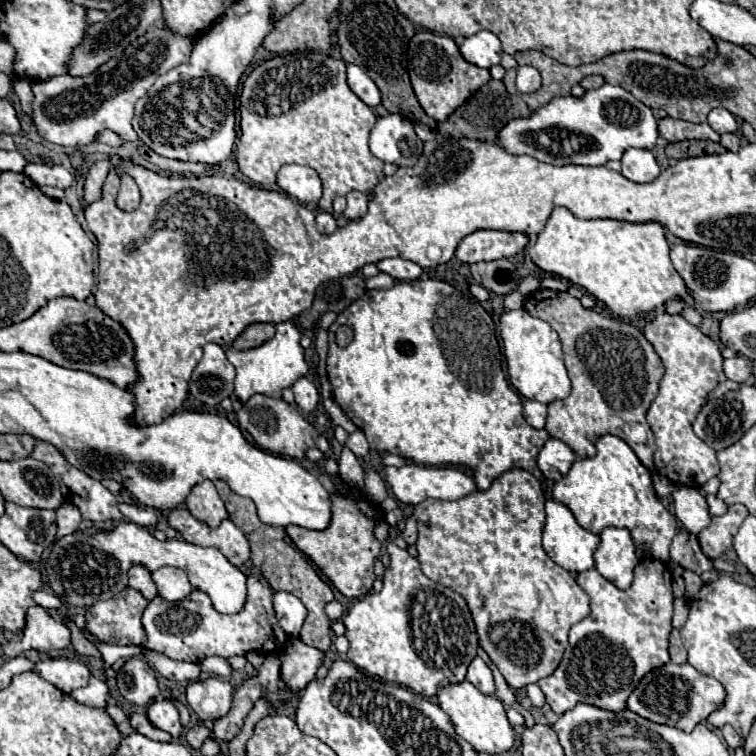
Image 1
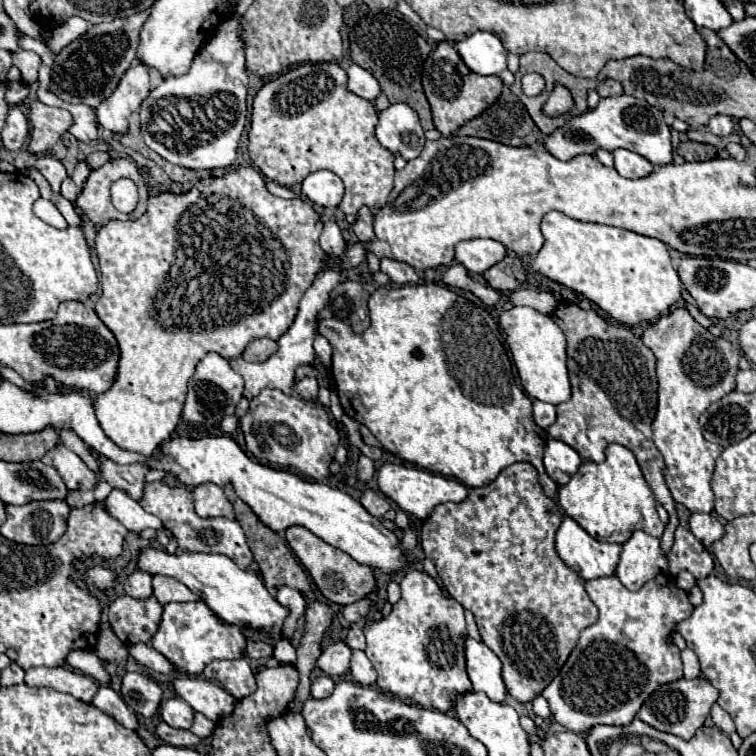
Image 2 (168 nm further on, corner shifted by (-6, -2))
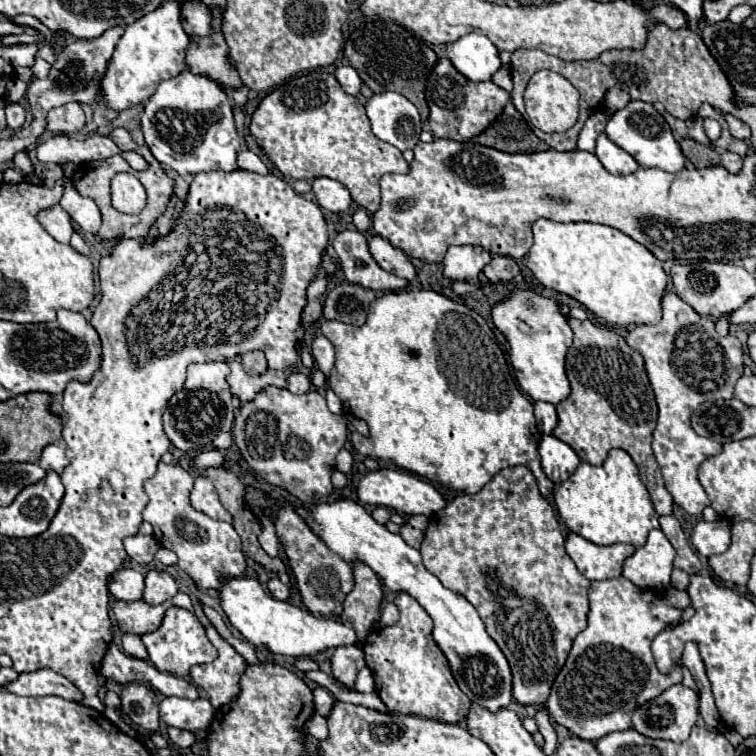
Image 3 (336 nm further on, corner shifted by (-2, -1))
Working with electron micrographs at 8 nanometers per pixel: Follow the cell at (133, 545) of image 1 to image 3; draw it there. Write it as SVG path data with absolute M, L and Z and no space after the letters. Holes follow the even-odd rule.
M231 578L219 588L219 596L229 622L255 648L265 648L269 652L285 654L291 658L303 658L325 652L329 648L355 644L355 632L351 626L331 618L317 618L289 602L275 600L261 588L255 578Z

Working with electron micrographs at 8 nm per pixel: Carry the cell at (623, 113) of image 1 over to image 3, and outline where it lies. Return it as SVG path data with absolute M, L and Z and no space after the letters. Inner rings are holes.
M631 100L623 110L617 110L609 118L605 132L617 146L629 152L645 168L661 168L667 172L679 172L689 164L685 154L681 152L681 146L673 138L671 128L665 122L665 118L647 102Z

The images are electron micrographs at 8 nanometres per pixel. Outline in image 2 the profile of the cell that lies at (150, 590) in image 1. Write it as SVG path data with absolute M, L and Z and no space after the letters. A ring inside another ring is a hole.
M133 571L125 585L123 585L125 593L135 597L135 599L147 599L153 595L153 585L151 585L151 575L145 571Z

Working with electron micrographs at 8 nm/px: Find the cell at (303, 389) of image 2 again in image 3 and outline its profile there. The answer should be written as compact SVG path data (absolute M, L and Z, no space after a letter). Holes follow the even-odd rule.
M291 372L287 378L287 390L293 394L305 394L311 390L311 380L309 376L301 374L301 372Z

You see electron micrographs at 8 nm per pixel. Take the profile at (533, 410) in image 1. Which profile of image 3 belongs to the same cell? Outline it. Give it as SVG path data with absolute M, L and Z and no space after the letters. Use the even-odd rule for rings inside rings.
M535 402L535 418L543 434L551 434L557 426L557 412L555 406L549 402Z

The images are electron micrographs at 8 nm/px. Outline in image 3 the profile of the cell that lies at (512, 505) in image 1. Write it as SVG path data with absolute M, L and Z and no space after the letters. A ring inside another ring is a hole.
M525 466L505 468L495 474L481 492L455 496L443 510L439 510L439 514L429 518L421 556L425 568L431 570L443 586L461 592L479 610L489 636L499 644L509 660L513 672L513 698L519 704L543 706L569 656L575 636L587 626L589 580L577 570L575 562L565 552L561 526L551 504L539 494L531 470ZM489 582L503 584L499 586L503 596L495 598Z

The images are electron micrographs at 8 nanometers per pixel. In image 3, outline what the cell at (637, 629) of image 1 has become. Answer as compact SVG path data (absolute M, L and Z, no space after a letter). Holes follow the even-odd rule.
M623 576L615 580L591 582L589 602L591 602L591 610L587 614L587 628L577 634L573 648L569 652L569 658L555 678L555 684L547 702L547 710L553 716L553 720L565 726L571 734L583 740L595 742L611 732L629 730L631 714L635 708L657 698L665 688L681 682L681 668L675 668L671 674L661 674L651 654L653 638L661 630L665 630L669 624L677 624L681 620L681 610L667 606L661 596L649 590L637 588L633 582L629 582Z

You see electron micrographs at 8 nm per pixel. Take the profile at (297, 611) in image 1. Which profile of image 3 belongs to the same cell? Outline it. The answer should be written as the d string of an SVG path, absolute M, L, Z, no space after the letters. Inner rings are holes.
M271 578L271 580L267 582L267 588L269 588L269 592L271 592L277 600L287 600L287 598L289 598L289 588L287 588L279 578Z

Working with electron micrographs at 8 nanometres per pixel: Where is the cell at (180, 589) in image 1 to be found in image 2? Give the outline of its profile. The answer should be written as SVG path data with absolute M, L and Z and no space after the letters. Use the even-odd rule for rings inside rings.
M153 575L153 595L157 597L161 605L173 603L173 601L197 601L199 599L187 585L167 575Z

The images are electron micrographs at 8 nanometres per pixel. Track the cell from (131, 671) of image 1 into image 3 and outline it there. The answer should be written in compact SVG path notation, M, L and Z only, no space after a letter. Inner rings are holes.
M127 684L121 692L121 710L137 726L149 732L159 730L159 710L155 708L155 692L143 684Z

